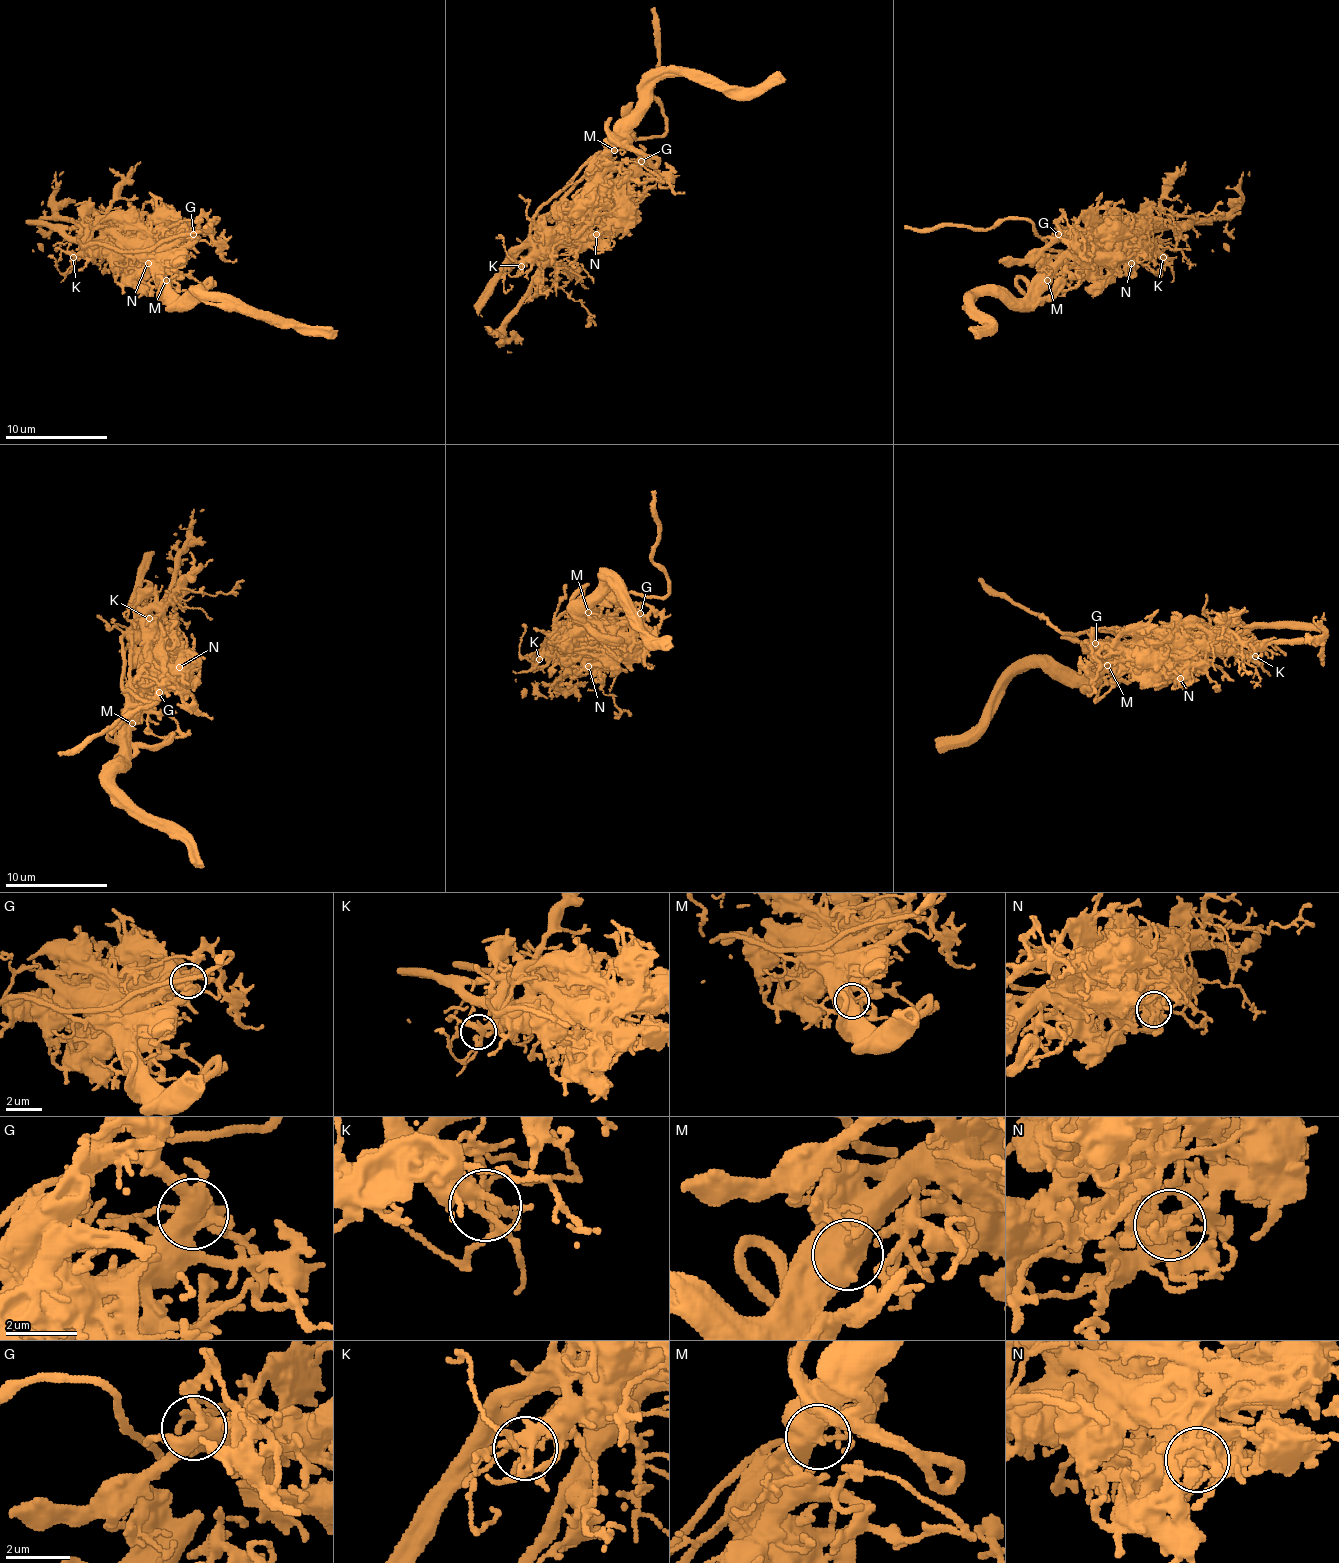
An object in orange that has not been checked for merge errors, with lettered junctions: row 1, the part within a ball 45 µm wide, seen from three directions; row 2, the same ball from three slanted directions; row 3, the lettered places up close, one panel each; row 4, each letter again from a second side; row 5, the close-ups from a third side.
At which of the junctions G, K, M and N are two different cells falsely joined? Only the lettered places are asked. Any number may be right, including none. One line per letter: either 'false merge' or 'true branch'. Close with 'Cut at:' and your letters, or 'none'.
G: true branch
K: true branch
M: false merge
N: false merge
Cut at: M, N

